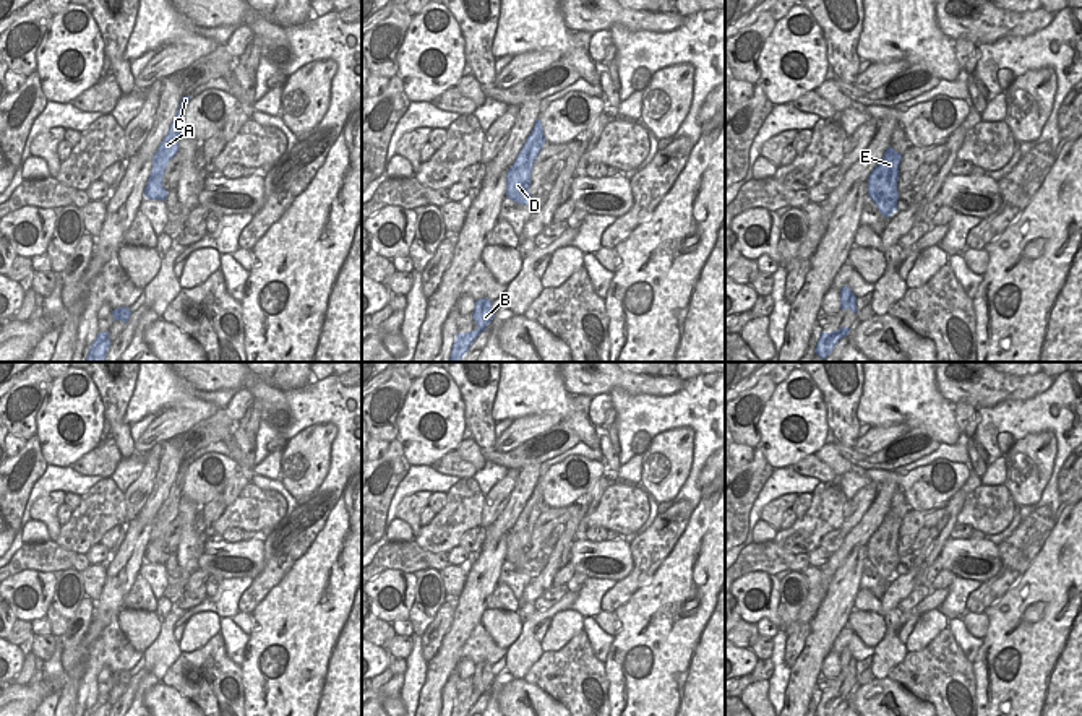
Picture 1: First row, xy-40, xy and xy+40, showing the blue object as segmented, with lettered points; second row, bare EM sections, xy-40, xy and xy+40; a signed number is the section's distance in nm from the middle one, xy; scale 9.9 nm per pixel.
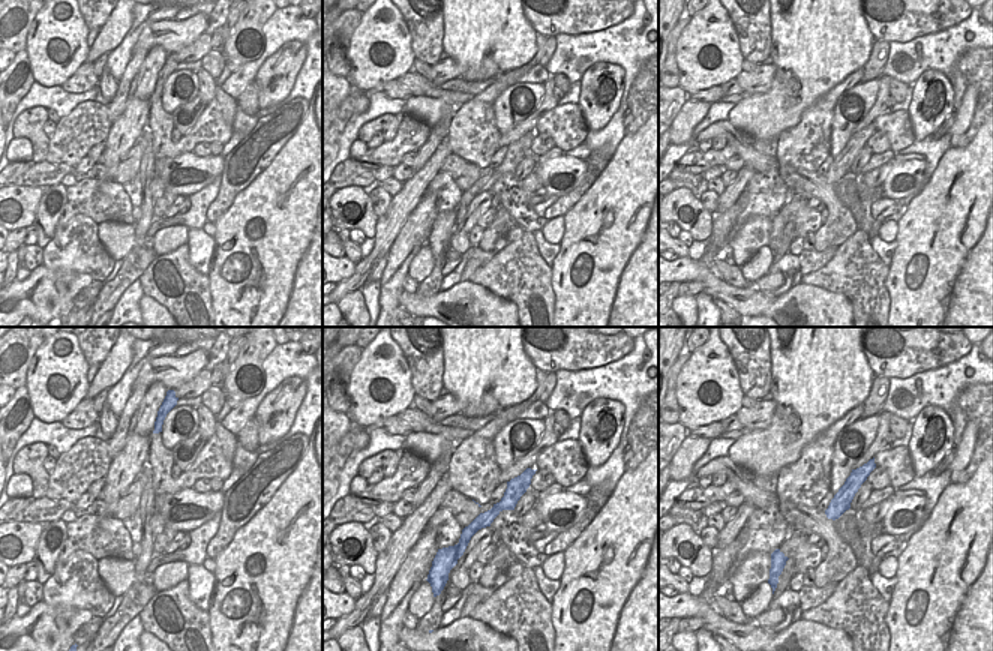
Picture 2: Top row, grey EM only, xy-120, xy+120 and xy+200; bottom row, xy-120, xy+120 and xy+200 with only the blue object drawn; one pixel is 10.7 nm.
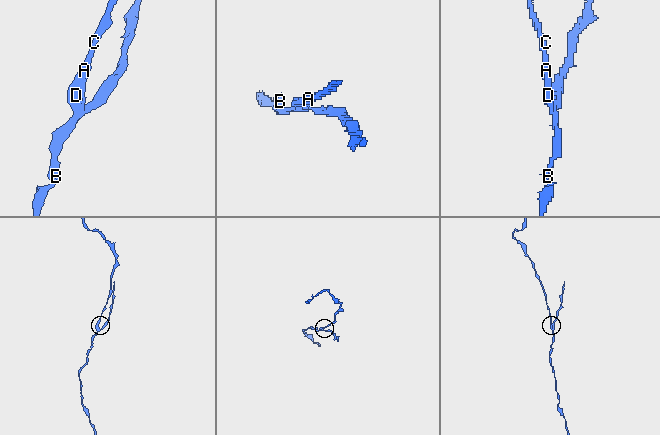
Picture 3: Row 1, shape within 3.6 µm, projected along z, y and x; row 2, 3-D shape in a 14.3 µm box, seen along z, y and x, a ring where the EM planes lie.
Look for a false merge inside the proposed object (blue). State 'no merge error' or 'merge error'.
merge error

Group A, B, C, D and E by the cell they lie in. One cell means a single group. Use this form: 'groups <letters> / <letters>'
groups A C D E / B

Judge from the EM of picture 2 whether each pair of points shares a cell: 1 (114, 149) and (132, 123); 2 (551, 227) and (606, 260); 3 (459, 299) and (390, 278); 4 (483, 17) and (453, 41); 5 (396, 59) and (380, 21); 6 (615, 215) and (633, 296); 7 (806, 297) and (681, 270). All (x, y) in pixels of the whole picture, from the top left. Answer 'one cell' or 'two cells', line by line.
1: one cell
2: two cells
3: two cells
4: one cell
5: one cell
6: one cell
7: one cell

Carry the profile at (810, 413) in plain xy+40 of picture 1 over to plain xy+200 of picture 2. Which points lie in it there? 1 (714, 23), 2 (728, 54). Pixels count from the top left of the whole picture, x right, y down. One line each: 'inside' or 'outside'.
1: inside
2: inside

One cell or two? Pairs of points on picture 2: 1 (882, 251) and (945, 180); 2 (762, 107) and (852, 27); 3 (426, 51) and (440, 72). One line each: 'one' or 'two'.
1: two
2: one
3: two

